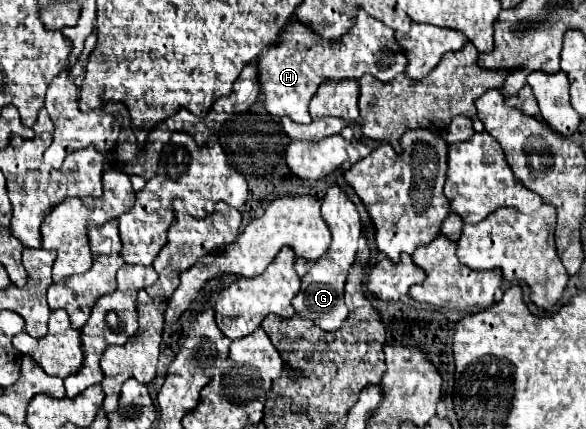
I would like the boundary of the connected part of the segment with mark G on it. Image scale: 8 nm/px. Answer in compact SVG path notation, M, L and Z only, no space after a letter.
M330 185L322 199L322 215L328 219L328 227L332 227L332 247L310 267L310 271L302 277L302 285L298 295L292 299L296 313L312 319L324 331L336 331L348 317L348 309L344 305L344 283L348 271L358 253L358 241L362 237L362 221L356 205L350 201L346 191L340 185Z

